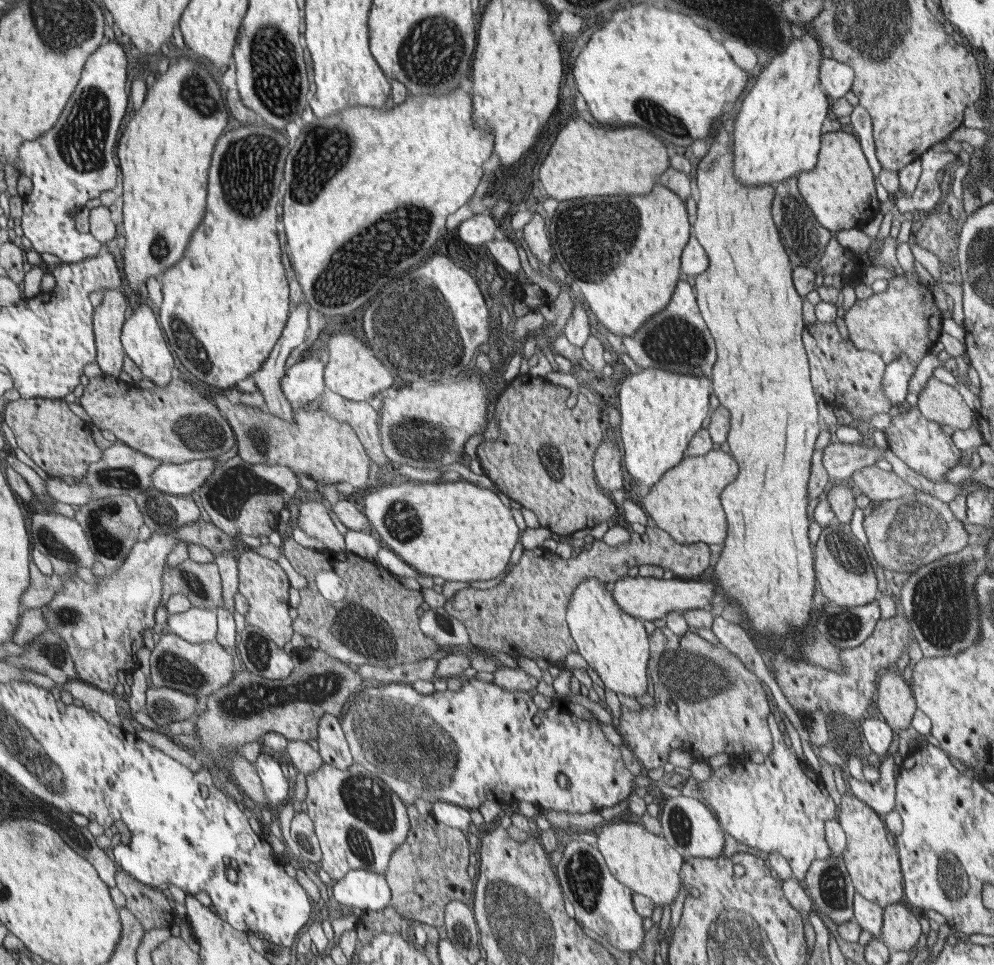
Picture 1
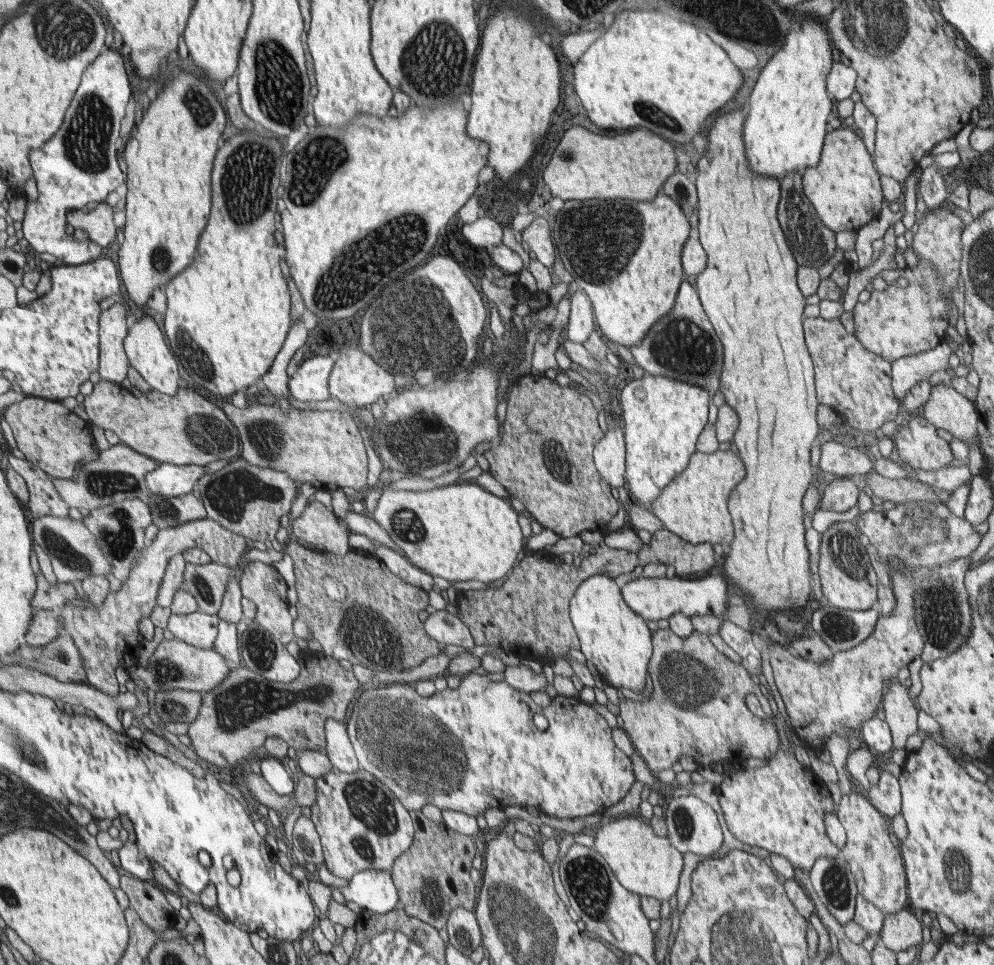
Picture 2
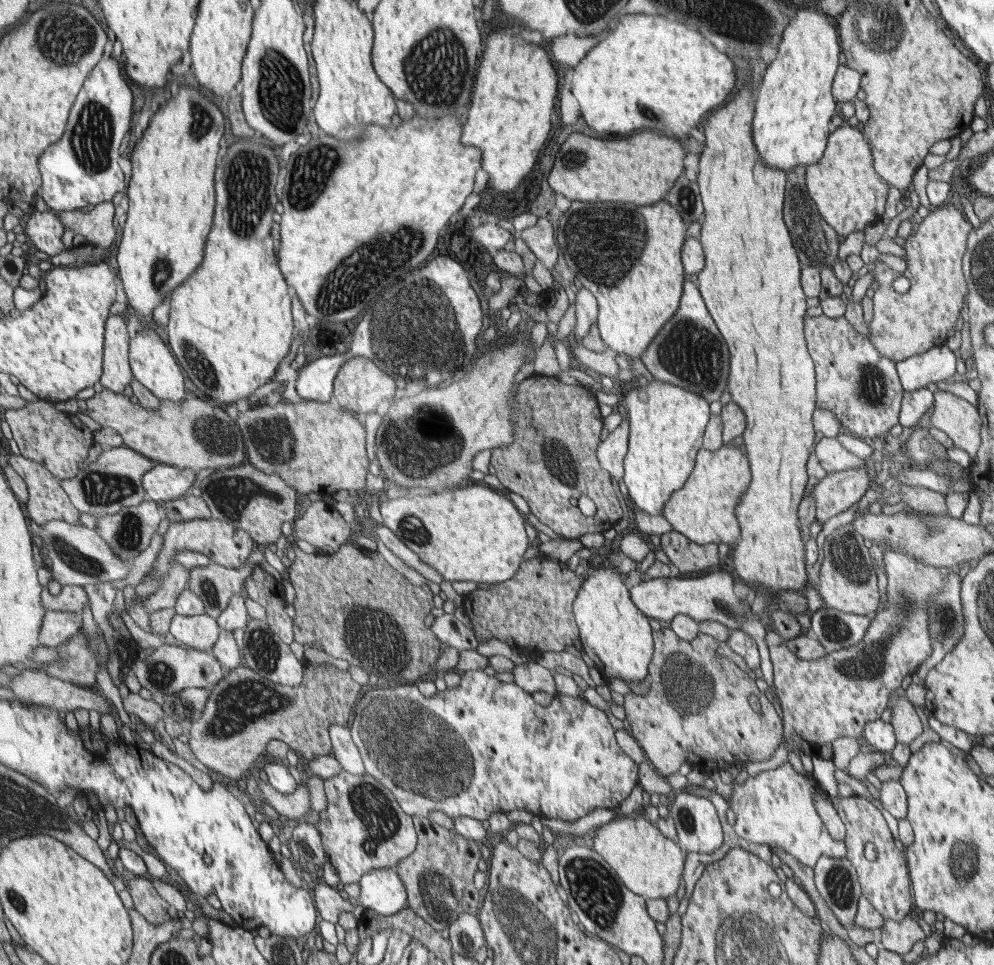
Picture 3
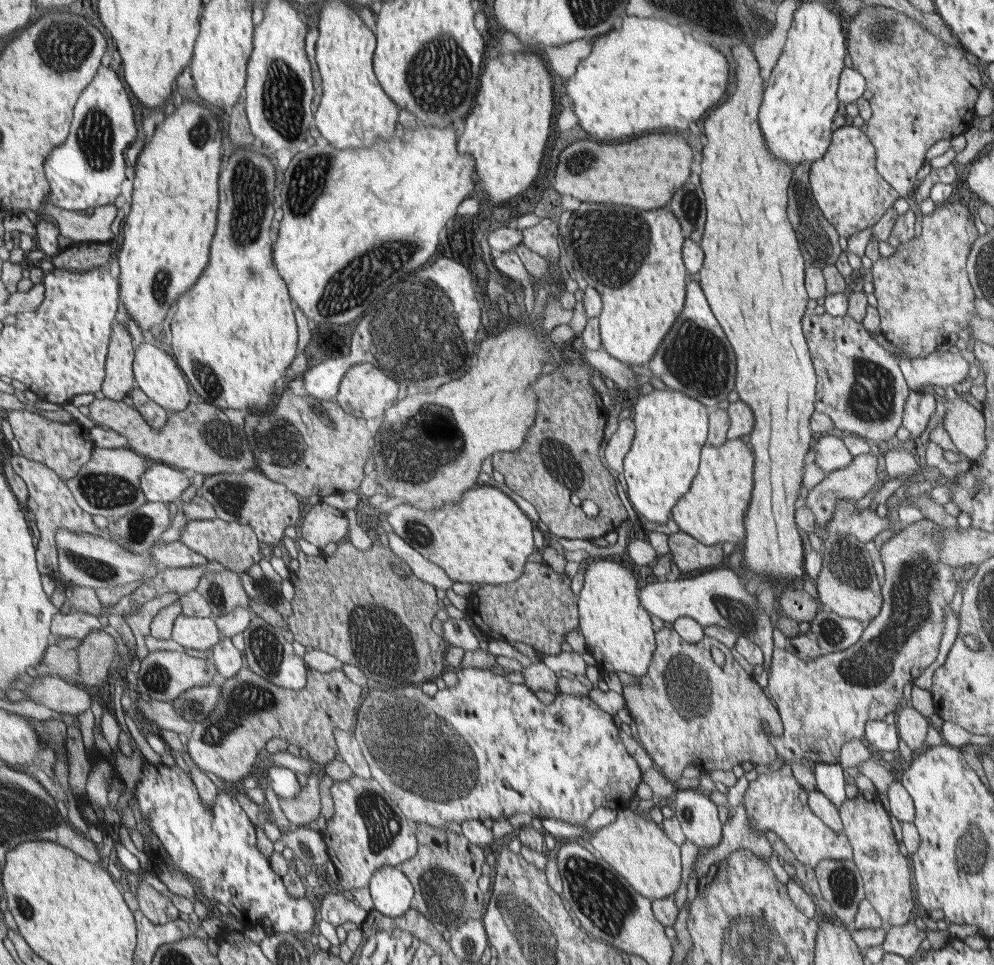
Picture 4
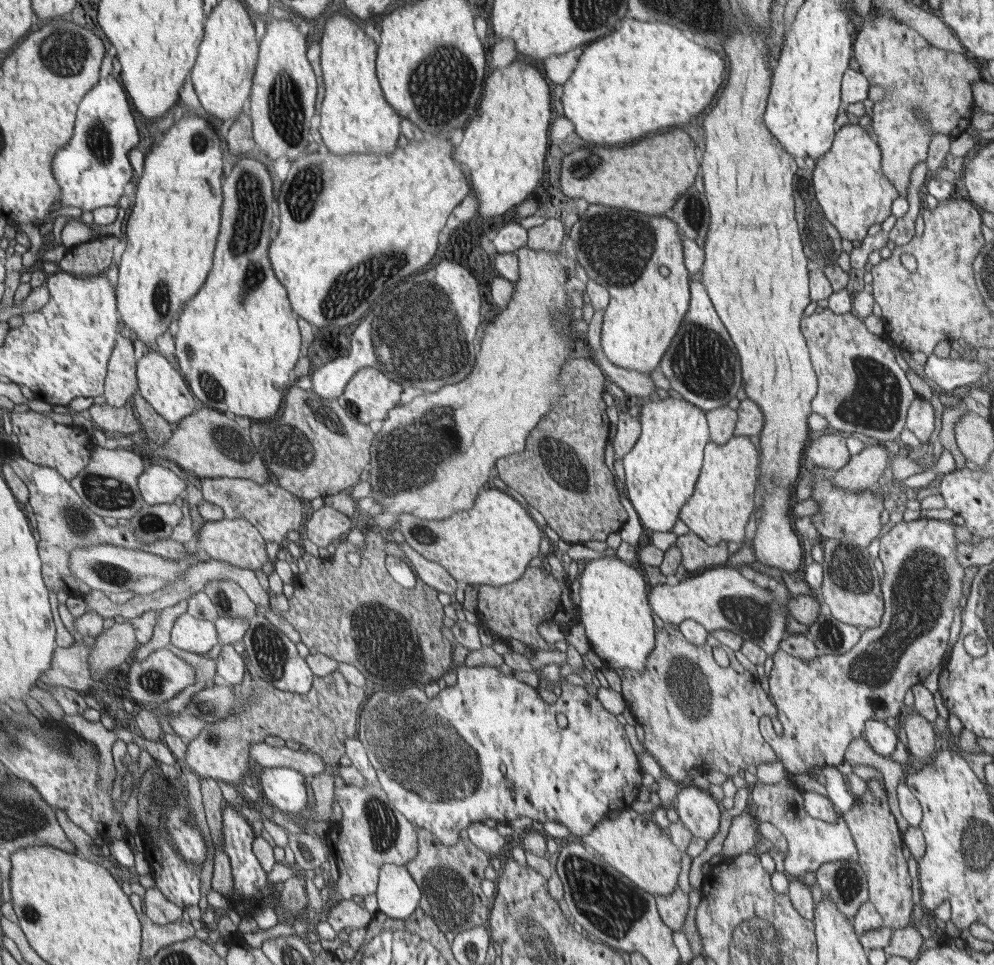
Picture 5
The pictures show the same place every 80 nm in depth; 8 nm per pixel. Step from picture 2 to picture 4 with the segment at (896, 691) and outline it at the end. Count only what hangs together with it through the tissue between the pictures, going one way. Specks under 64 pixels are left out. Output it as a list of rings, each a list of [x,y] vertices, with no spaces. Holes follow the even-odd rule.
[[[906,702],[902,703],[896,712],[897,733],[912,749],[914,755],[922,754],[928,747],[925,742],[926,734],[928,734],[928,722],[930,722],[928,718]]]

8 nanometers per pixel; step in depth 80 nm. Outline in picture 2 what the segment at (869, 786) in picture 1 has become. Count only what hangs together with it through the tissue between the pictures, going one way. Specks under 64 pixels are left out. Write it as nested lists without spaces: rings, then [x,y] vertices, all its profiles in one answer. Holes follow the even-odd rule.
[[[879,773],[878,782],[871,785],[870,791],[863,789],[863,793],[884,816],[891,818],[901,814],[902,795],[899,778],[892,773]]]

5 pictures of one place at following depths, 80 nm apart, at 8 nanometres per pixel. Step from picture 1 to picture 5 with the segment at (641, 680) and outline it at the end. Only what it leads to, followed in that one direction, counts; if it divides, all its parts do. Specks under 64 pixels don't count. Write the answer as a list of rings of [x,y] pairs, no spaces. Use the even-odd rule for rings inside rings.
[[[614,556],[587,560],[580,574],[581,622],[591,649],[611,669],[644,671],[654,648],[654,620],[644,576]]]

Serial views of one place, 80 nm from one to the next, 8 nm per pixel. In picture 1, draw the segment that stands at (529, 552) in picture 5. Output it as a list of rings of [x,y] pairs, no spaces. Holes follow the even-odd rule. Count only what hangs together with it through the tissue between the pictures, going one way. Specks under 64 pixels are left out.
[[[415,480],[400,485],[379,485],[357,501],[383,546],[394,551],[419,574],[444,581],[471,583],[499,577],[508,566],[510,554],[520,538],[520,528],[516,526],[510,508],[506,508],[491,489],[478,488],[465,480],[438,484]]]

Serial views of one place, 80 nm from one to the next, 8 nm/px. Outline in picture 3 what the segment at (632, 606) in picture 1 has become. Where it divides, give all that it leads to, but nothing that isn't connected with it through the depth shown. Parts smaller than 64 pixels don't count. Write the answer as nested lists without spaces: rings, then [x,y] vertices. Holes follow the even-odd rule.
[[[716,570],[713,574],[702,576],[702,578],[694,578],[694,580],[682,580],[676,577],[646,579],[638,586],[630,588],[630,594],[634,604],[650,618],[671,622],[676,615],[682,614],[698,622],[715,620],[720,624],[724,624],[730,630],[743,630],[746,634],[749,634],[756,641],[759,648],[759,654],[762,658],[760,667],[763,678],[768,684],[768,690],[771,691],[774,700],[780,704],[774,690],[773,662],[770,660],[771,654],[768,645],[766,645],[766,632],[769,628],[760,621],[760,616],[752,611],[750,605],[734,595],[734,578],[732,578],[732,574]]]

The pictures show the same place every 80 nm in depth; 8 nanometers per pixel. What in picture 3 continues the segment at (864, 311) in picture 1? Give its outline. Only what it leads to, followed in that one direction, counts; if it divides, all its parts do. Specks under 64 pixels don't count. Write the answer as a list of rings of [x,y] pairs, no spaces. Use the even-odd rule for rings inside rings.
[[[945,203],[930,209],[929,215],[918,225],[916,234],[905,240],[906,256],[903,259],[907,268],[904,272],[893,271],[881,260],[870,268],[878,289],[872,299],[874,318],[868,324],[870,335],[867,338],[886,358],[897,363],[947,343],[969,293],[962,259],[972,228],[960,207]],[[898,276],[906,276],[910,281],[906,293],[897,292],[892,285]]]

